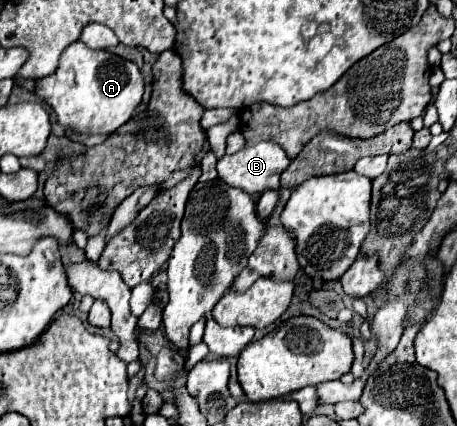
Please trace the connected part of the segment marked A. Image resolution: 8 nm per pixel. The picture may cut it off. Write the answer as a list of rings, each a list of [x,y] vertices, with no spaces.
[[[78,40],[62,52],[56,74],[36,80],[36,94],[56,112],[58,124],[64,130],[78,136],[112,134],[130,120],[142,102],[144,80],[134,62],[106,50],[92,50]]]

